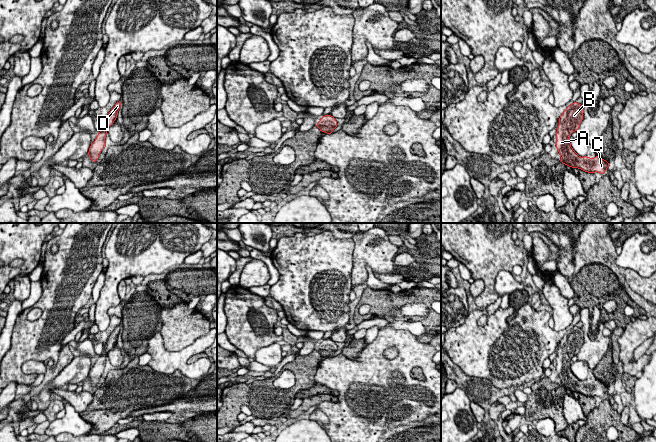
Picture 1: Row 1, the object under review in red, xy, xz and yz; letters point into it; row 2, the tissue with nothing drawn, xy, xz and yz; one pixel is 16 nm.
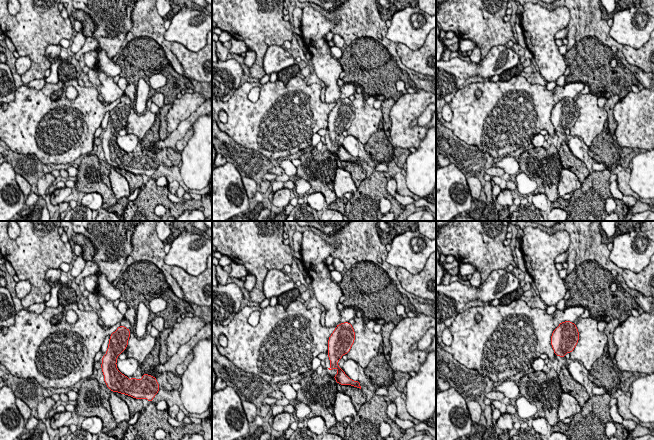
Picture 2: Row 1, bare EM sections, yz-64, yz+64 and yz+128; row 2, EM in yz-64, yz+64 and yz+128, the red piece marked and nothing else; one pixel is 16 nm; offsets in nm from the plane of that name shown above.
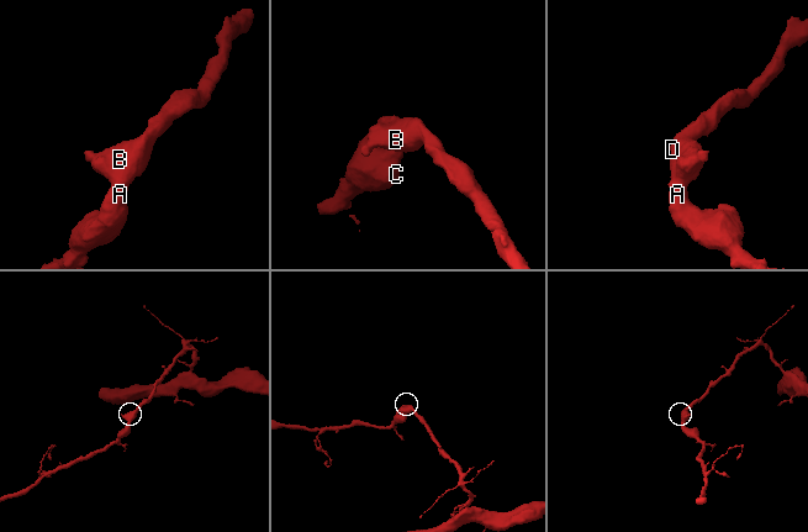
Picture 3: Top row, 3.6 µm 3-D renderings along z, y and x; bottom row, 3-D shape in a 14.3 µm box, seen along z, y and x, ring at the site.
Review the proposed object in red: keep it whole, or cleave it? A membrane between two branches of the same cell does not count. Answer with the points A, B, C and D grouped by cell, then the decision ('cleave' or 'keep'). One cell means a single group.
A B C D | keep

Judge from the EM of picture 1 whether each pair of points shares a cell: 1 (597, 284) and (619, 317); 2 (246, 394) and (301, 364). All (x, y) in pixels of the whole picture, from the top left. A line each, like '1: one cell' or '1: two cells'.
1: one cell
2: one cell

